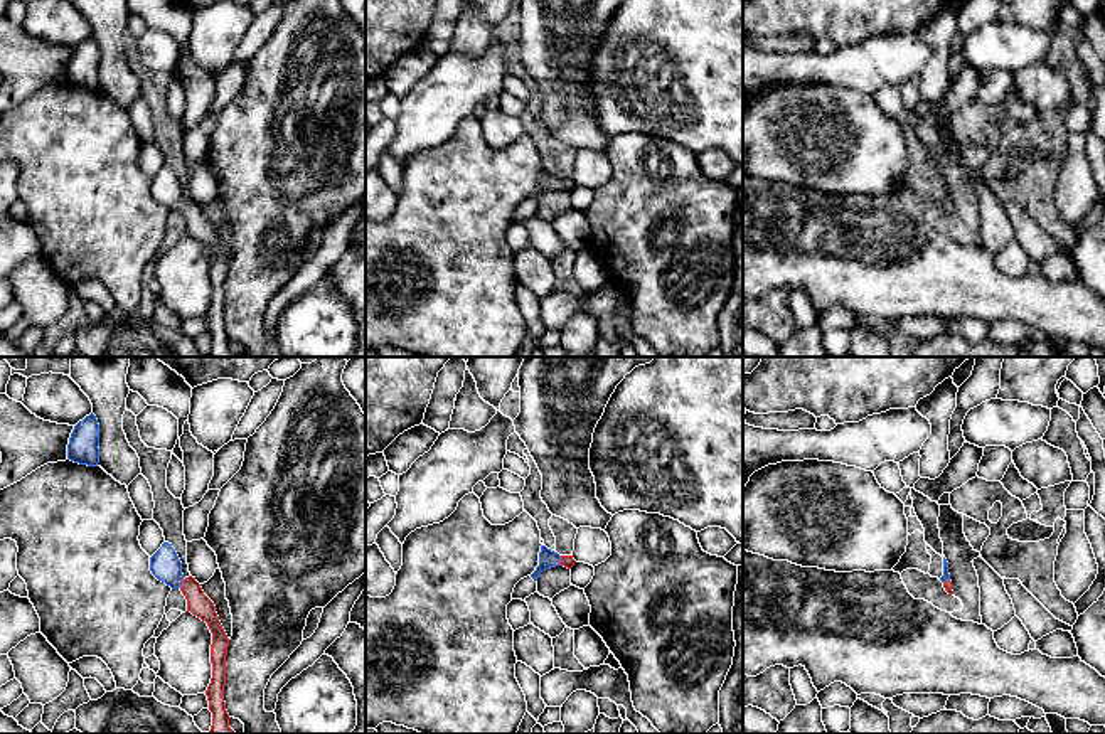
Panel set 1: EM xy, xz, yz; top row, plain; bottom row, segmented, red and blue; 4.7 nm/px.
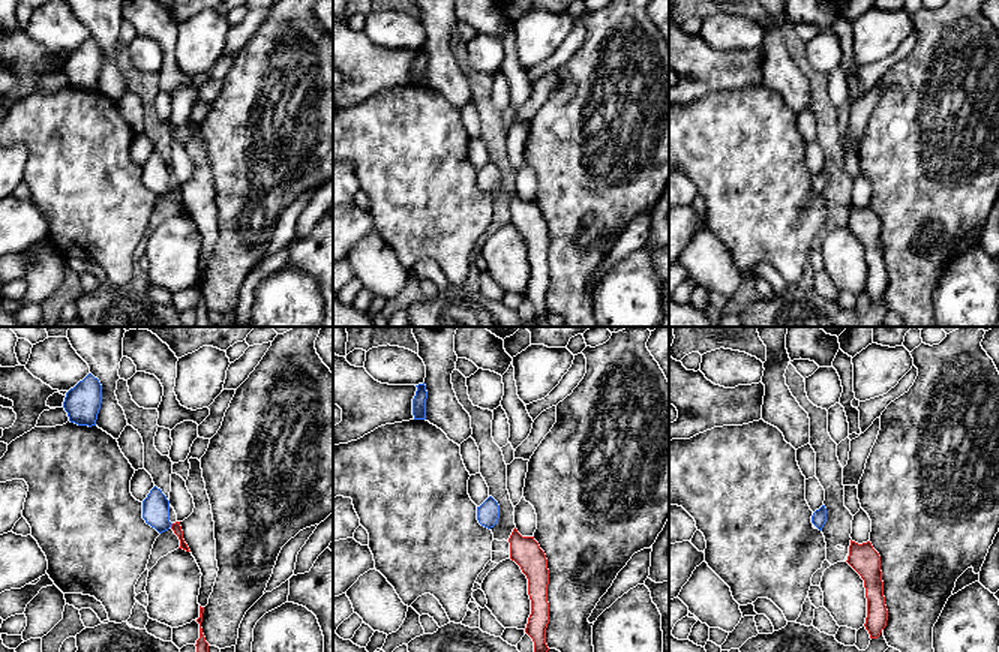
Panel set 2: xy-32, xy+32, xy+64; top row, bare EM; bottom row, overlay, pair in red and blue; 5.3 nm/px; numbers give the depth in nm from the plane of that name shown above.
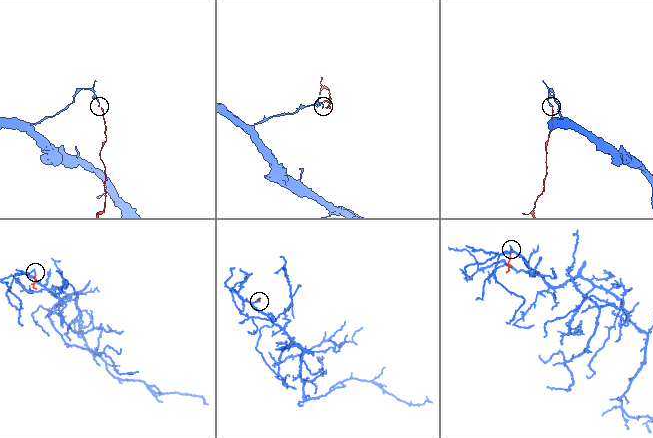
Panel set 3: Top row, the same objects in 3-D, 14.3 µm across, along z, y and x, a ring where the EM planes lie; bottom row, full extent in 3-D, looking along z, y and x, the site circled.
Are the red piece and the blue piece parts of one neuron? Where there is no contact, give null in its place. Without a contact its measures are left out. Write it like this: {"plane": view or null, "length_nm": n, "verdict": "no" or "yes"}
{"plane": "xy", "length_nm": 50, "verdict": "yes"}

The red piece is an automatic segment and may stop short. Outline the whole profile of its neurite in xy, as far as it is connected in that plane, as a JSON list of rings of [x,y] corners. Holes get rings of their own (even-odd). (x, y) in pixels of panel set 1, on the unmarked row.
[[[163,165],[162,170],[150,180],[150,194],[158,204],[165,205],[172,212],[179,210],[187,222],[187,234],[207,246],[212,256],[212,301],[206,313],[209,333],[212,335],[212,348],[209,357],[236,357],[229,350],[231,340],[224,325],[226,278],[229,261],[219,244],[214,226],[204,217],[195,200],[185,200],[182,197],[182,185],[172,167]]]

